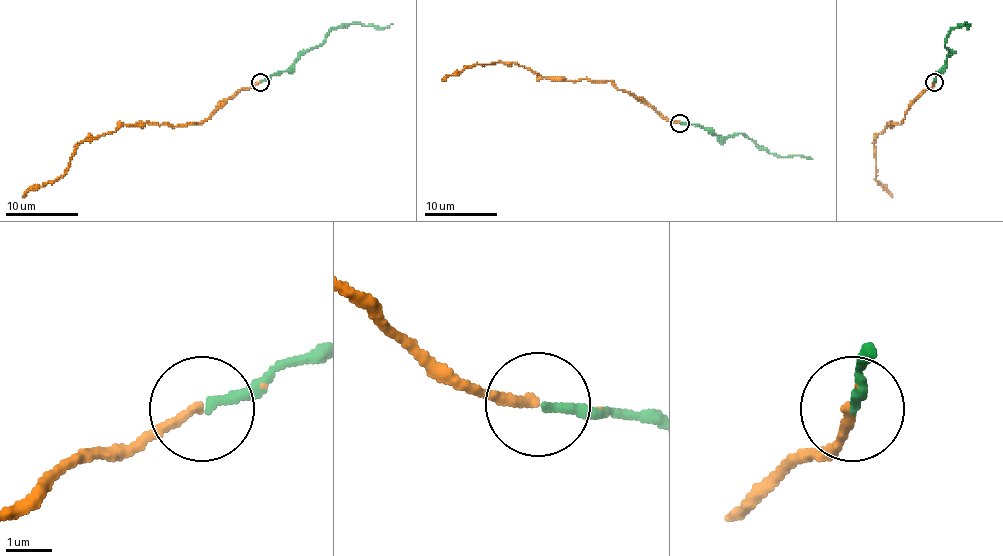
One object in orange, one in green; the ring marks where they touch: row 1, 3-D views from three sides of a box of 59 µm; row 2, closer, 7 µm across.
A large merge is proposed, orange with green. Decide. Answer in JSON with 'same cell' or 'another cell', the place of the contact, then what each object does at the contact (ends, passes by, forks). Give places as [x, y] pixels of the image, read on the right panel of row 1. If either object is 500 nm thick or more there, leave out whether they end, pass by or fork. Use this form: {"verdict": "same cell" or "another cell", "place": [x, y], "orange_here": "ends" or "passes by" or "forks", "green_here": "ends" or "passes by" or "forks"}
{"verdict": "same cell", "place": [934, 82], "orange_here": "passes by", "green_here": "ends"}

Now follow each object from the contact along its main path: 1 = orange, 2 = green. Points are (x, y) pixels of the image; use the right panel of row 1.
1: (934, 82), (912, 102), (899, 124), (888, 124), (874, 139), (875, 175), (892, 197)
2: (934, 82), (948, 55), (945, 46), (947, 35), (952, 29), (970, 24)

